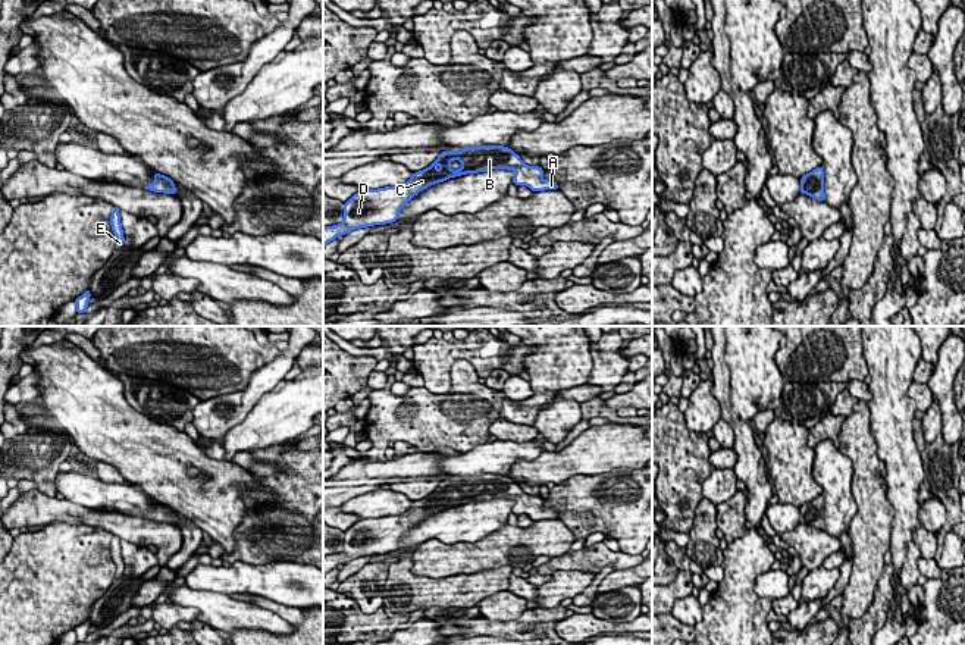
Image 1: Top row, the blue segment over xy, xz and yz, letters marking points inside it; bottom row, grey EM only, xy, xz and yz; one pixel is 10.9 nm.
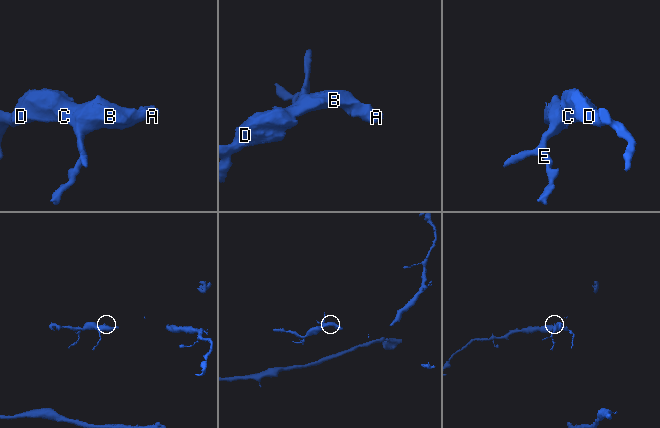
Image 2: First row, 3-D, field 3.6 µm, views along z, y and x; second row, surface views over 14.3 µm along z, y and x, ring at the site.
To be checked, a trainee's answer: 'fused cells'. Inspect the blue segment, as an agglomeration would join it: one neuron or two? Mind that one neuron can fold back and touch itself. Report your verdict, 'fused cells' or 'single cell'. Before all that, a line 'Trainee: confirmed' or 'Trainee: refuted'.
Trainee: refuted
single cell

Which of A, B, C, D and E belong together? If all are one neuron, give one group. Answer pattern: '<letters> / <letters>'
A B C D E

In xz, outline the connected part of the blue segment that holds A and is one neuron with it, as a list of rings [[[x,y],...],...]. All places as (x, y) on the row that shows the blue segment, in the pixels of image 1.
[[[480,145],[463,151],[445,150],[427,169],[414,172],[402,185],[360,190],[354,194],[344,203],[344,220],[323,228],[323,244],[354,229],[397,222],[401,207],[429,185],[492,169],[514,170],[514,185],[527,185],[533,192],[560,190],[555,181],[542,179],[541,166],[526,165],[510,147]]]

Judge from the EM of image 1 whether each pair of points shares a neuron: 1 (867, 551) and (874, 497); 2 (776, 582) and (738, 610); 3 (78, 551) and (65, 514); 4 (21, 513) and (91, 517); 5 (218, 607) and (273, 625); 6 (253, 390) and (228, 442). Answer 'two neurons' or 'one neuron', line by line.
1: one neuron
2: two neurons
3: two neurons
4: one neuron
5: one neuron
6: two neurons

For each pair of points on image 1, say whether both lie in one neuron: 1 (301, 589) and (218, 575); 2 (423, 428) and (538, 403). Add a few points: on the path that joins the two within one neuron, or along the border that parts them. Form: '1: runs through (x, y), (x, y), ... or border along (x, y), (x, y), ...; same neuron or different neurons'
1: runs through (281, 581), (238, 578); same neuron
2: runs through (451, 428), (469, 428), (492, 410), (510, 410); same neuron

